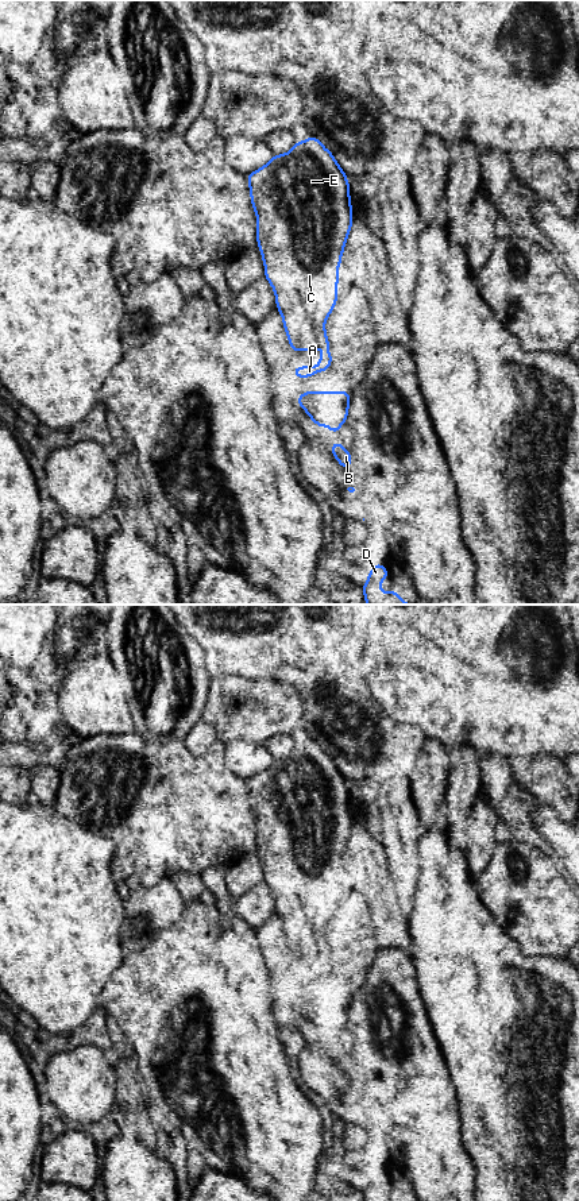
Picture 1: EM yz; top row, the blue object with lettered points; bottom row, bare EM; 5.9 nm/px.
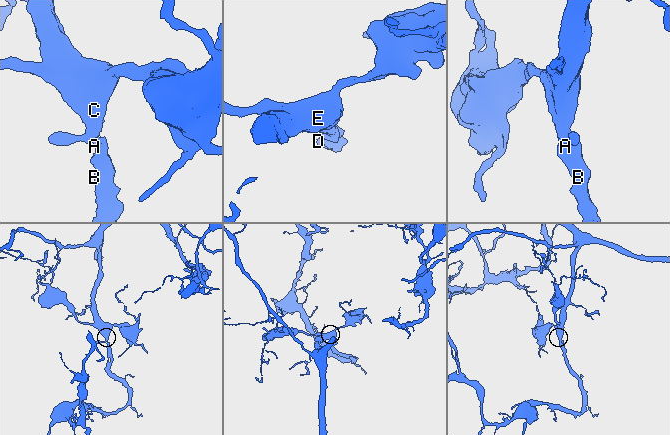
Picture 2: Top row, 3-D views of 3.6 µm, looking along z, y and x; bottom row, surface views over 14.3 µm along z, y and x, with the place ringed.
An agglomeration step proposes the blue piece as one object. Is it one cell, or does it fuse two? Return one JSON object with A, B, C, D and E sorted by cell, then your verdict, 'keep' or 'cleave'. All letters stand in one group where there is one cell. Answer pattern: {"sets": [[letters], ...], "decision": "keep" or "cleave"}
{"sets": [["A", "B", "C", "D", "E"]], "decision": "keep"}

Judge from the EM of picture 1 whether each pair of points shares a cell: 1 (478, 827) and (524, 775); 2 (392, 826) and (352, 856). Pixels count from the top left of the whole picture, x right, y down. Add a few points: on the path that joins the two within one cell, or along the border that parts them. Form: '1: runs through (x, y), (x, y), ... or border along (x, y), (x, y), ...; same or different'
1: border along (506, 757), (514, 781); different
2: border along (381, 842), (389, 873); different

